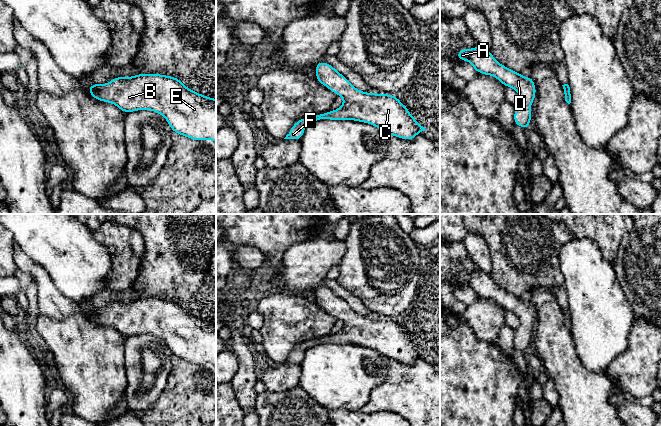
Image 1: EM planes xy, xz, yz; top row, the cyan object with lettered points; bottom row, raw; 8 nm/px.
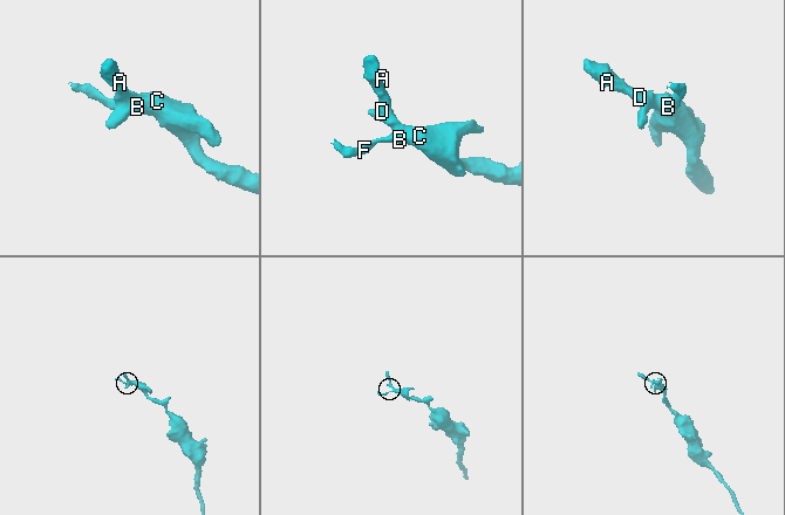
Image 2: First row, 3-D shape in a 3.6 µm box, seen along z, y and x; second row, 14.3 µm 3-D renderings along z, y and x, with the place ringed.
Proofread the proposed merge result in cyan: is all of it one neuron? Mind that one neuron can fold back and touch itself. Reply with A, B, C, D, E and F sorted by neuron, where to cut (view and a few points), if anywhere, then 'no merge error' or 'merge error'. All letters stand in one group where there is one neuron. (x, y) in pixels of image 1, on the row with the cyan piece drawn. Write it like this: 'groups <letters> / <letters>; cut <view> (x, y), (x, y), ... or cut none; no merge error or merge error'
groups A B C D E F; cut none; no merge error

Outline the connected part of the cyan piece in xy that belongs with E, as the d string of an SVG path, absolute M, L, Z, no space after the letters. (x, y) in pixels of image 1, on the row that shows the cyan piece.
M137 74L115 77L107 84L92 84L90 95L103 102L113 103L124 113L152 110L163 115L174 133L193 140L216 142L216 99L187 88L180 79L161 74Z

